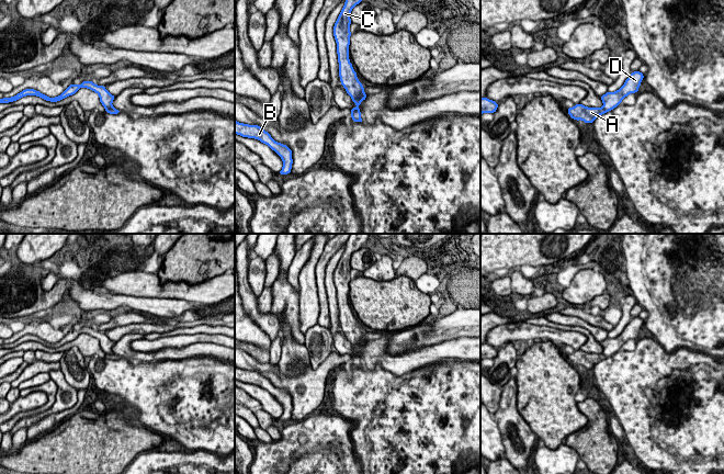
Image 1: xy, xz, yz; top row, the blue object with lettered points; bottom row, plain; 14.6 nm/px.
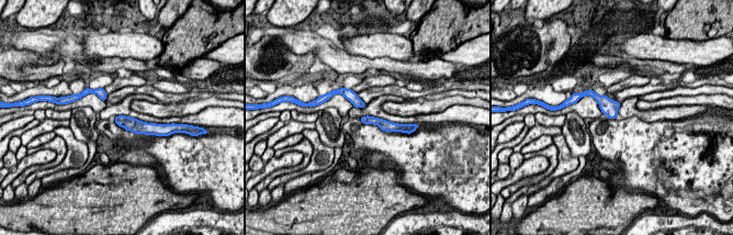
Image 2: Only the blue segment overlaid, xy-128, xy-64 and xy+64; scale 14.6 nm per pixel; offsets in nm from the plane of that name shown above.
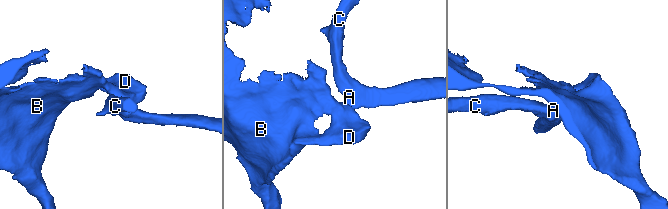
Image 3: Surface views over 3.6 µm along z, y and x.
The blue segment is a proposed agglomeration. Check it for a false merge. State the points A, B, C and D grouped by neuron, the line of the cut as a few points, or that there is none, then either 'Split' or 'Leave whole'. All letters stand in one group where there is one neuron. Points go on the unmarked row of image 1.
Groups: A C / B D. Split along xz (351, 356), (359, 357). Split

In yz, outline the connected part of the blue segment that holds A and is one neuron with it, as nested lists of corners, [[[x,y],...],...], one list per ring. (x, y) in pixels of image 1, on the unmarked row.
[[[579,349],[574,353],[567,354],[567,358],[574,365],[582,365],[585,369],[592,370],[597,363],[606,359],[606,356],[603,353],[588,353]]]

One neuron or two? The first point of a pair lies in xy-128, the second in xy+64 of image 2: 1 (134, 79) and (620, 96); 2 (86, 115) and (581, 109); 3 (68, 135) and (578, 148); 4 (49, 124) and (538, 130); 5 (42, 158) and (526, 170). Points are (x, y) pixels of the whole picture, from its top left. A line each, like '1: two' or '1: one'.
1: two
2: two
3: two
4: one
5: one

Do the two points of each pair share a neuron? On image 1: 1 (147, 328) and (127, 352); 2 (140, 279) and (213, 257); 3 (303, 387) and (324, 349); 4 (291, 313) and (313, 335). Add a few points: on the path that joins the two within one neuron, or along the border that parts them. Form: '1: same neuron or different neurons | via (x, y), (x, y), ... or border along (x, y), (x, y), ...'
1: different neurons | border along (143, 334), (124, 334), (116, 341)
2: different neurons | border along (156, 273), (162, 283), (168, 281), (181, 282)
3: different neurons | border along (332, 351), (315, 369), (310, 367)
4: different neurons | border along (303, 335), (305, 343)

